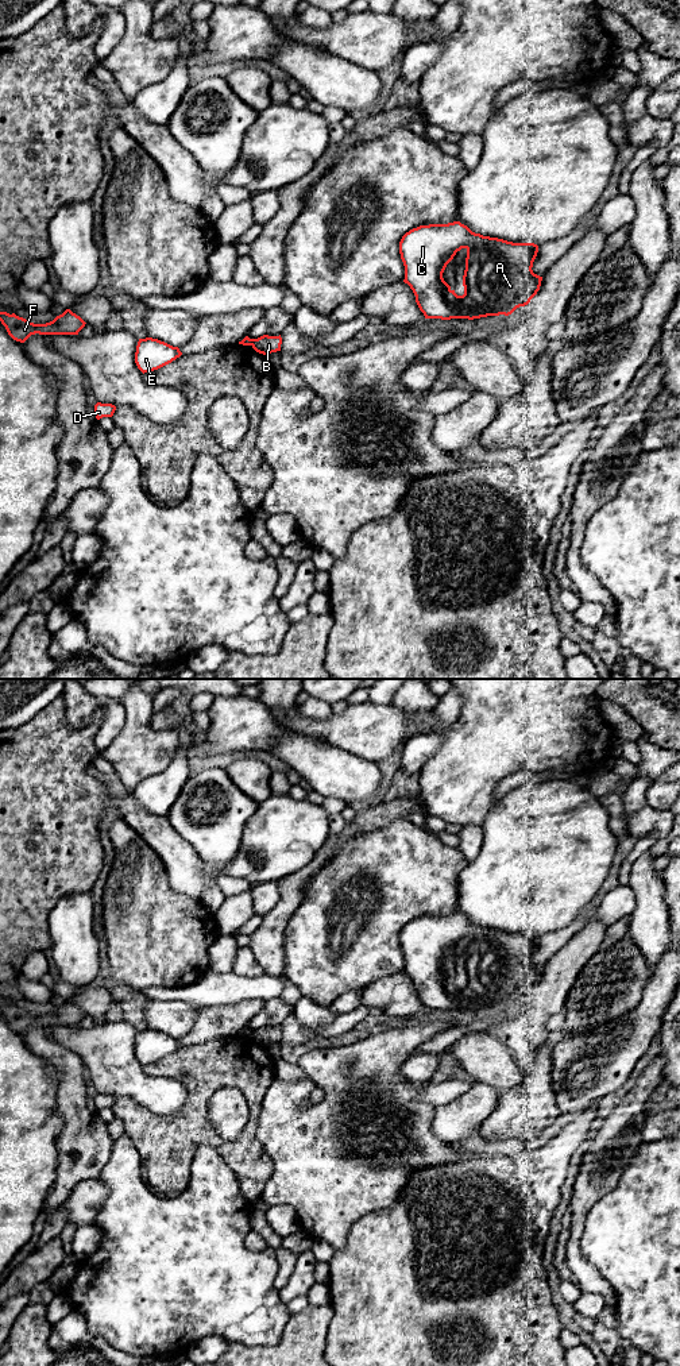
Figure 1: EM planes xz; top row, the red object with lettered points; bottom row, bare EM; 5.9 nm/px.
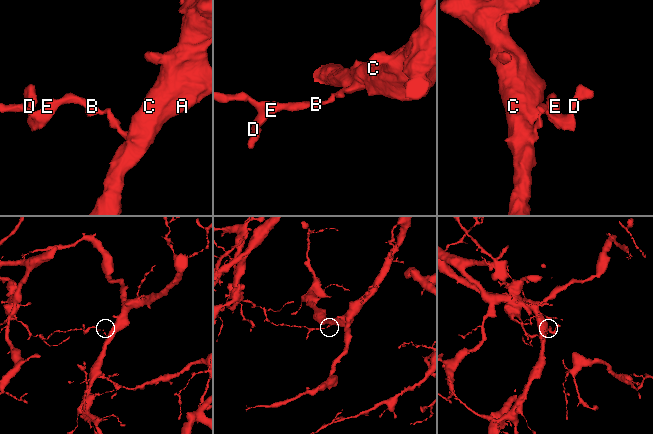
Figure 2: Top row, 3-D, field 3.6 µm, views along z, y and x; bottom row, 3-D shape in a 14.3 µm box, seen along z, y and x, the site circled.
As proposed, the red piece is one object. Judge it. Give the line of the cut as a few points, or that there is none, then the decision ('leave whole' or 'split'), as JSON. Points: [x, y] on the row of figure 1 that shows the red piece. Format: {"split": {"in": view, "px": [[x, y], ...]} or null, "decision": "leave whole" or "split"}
{"split": {"in": "xz", "px": [[250, 339], [251, 344]]}, "decision": "split"}

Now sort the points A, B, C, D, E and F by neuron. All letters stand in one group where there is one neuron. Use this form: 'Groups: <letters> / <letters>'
Groups: A B C / D E F

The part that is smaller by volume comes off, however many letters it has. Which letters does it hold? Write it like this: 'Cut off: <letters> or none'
Cut off: D, E, F

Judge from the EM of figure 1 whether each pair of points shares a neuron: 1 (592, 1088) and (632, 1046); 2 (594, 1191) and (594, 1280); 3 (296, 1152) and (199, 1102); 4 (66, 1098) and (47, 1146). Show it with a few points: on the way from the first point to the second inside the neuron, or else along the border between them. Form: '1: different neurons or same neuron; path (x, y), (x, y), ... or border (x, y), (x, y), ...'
1: same neuron; path (601, 1077), (621, 1057)
2: same neuron; path (578, 1212), (574, 1258)
3: different neurons; border (261, 1100), (257, 1138), (271, 1158)
4: different neurons; border (58, 1084), (57, 1115), (61, 1119), (58, 1149)

